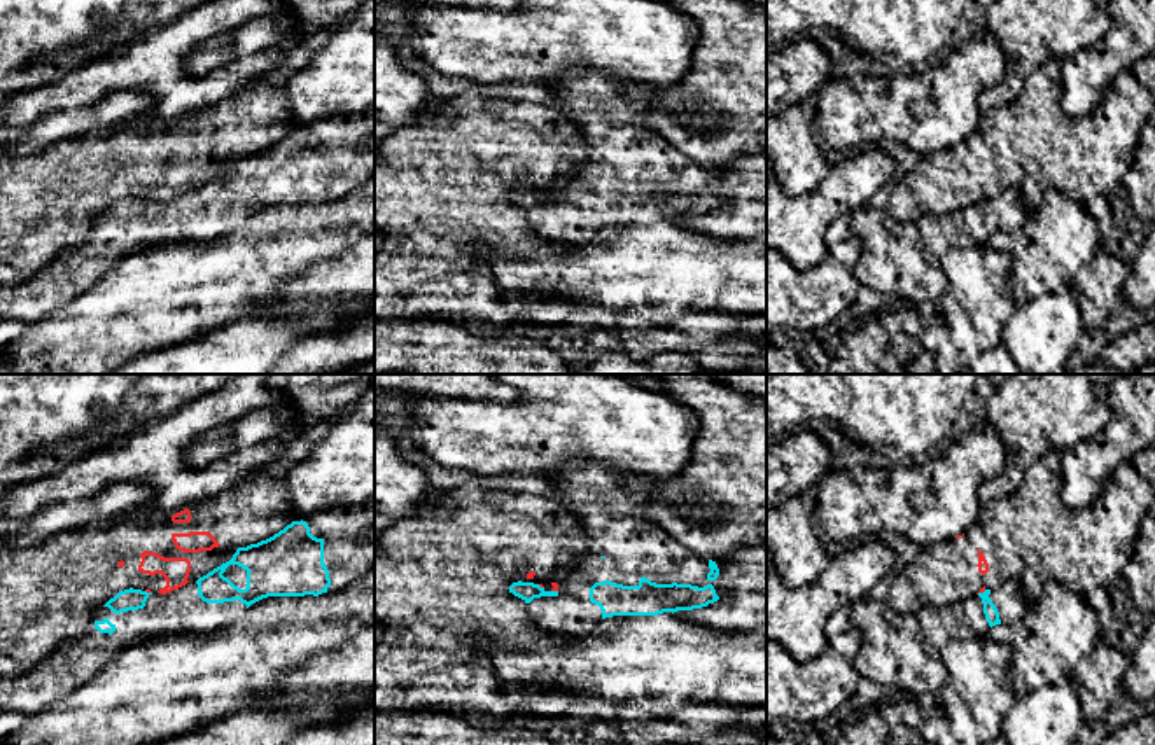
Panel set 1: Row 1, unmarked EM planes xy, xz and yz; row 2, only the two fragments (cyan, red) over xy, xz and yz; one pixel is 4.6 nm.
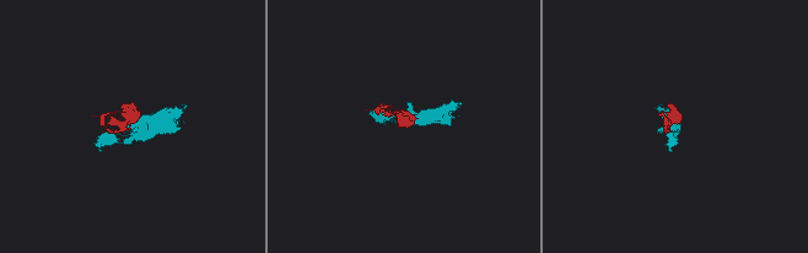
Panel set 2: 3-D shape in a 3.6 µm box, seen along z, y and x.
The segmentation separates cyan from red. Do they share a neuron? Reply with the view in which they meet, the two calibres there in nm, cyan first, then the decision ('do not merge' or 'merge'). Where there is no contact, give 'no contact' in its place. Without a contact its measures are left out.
yz | 70/20 nm | do not merge

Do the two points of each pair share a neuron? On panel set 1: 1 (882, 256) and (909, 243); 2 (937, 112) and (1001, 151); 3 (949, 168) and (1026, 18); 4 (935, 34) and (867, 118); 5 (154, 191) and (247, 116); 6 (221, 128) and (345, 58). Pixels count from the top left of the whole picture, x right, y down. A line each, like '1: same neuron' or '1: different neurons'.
1: same neuron
2: different neurons
3: different neurons
4: different neurons
5: same neuron
6: different neurons

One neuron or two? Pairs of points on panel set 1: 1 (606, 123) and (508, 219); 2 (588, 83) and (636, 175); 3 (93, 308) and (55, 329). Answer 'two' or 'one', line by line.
1: two
2: one
3: one

